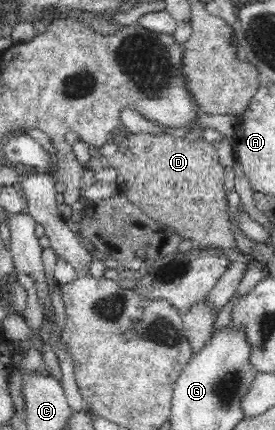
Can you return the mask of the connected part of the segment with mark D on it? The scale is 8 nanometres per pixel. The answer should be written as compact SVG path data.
M128 133L119 143L116 153L107 159L111 167L118 171L115 186L119 194L124 195L152 220L172 227L180 240L190 240L192 247L225 252L228 257L228 266L238 255L242 254L236 245L227 213L228 203L224 196L226 167L219 161L219 154L213 143L203 140L186 141L183 137L173 138L166 134Z

